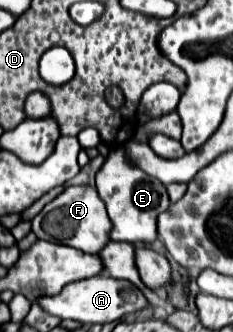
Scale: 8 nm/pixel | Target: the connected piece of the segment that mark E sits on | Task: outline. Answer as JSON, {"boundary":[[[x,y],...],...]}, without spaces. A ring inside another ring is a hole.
{"boundary":[[[125,145],[113,147],[103,167],[97,171],[97,193],[107,205],[107,213],[113,221],[113,241],[153,243],[157,239],[157,215],[171,205],[167,189],[161,181],[155,181],[155,177],[143,173],[137,165],[127,161]]]}

